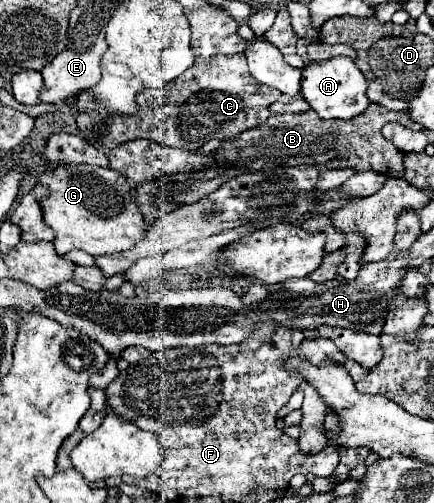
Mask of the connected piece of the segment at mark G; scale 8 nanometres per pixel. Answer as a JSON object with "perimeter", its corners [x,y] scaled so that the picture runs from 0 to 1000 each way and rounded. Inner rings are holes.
{"perimeter":[[[131,328],[94,344],[81,368],[113,376],[108,392],[94,392],[99,439],[127,459],[127,499],[150,507],[164,495],[191,495],[205,507],[256,507],[302,495],[325,471],[334,471],[334,439],[302,400],[293,356],[251,332],[214,328]]]}

